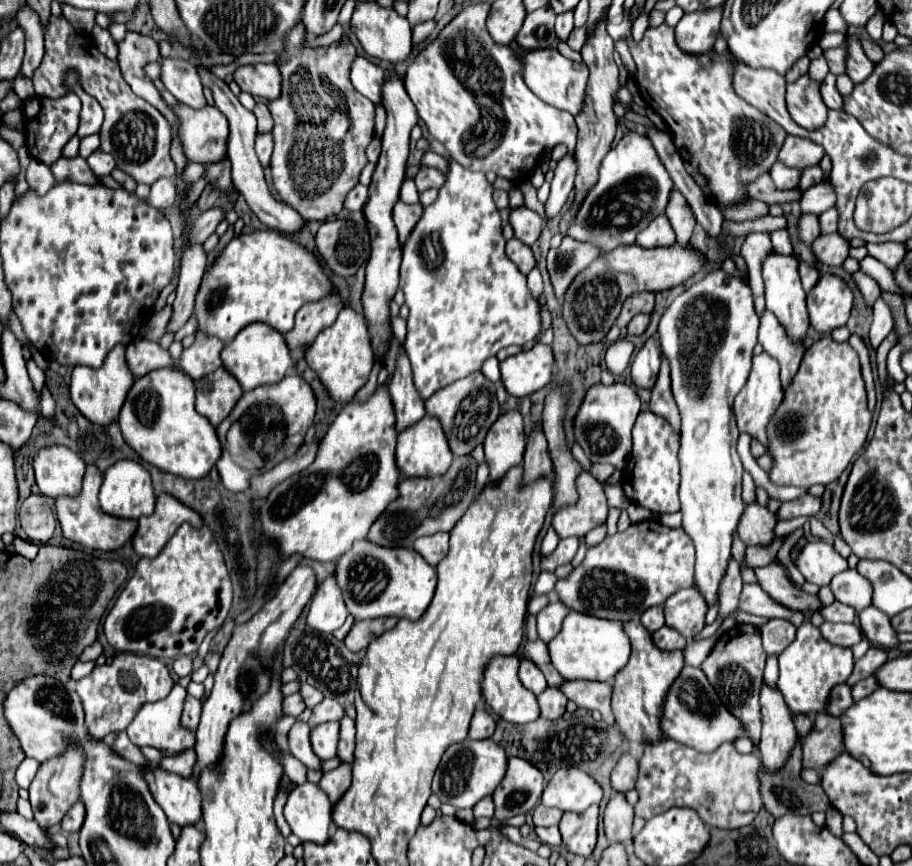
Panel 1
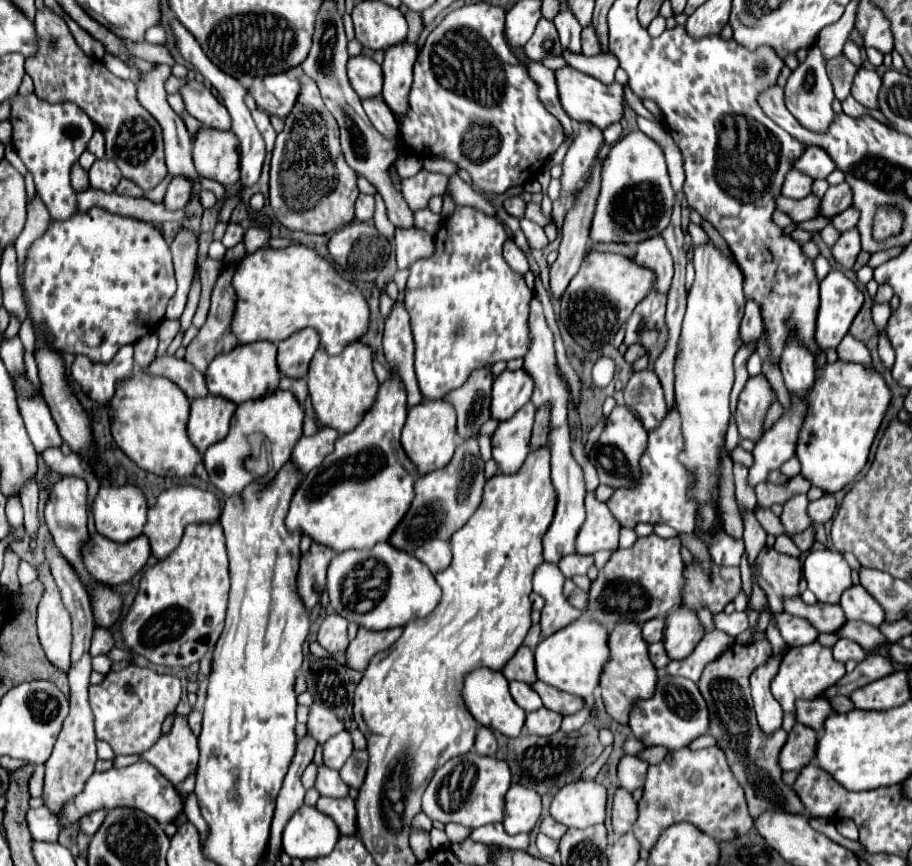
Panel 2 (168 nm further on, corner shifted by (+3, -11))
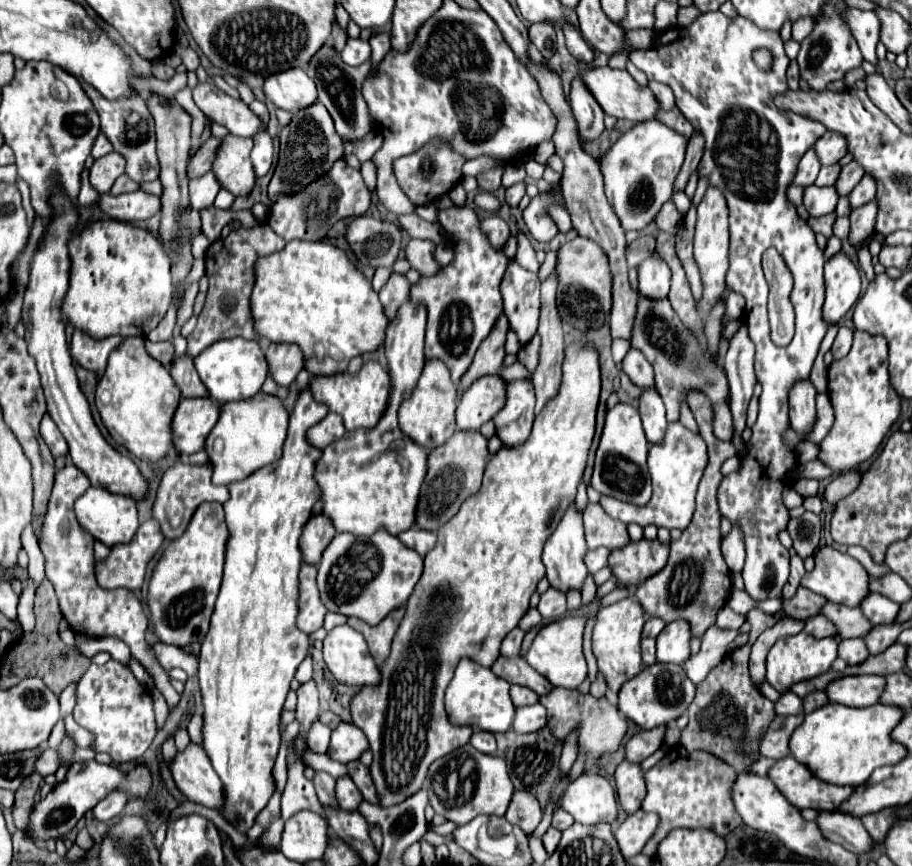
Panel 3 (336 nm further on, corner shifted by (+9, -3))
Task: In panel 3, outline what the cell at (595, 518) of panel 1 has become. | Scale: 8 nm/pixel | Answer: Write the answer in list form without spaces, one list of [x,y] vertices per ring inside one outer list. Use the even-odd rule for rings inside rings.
[[[587,505],[583,513],[583,521],[585,521],[585,537],[589,549],[607,547],[609,551],[615,551],[631,541],[627,533],[627,525],[609,517],[605,509],[599,505]]]

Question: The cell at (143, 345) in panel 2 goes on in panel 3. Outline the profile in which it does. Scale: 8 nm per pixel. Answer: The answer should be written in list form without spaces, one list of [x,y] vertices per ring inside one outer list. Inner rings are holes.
[[[147,341],[147,351],[151,357],[161,361],[163,365],[167,365],[169,361],[175,359],[175,349],[173,349],[171,341],[165,341],[165,343],[149,343]]]

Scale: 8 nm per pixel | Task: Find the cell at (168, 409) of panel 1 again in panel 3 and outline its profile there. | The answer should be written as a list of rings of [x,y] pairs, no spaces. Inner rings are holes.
[[[127,337],[111,355],[107,361],[107,369],[103,377],[97,383],[97,409],[101,413],[101,421],[105,423],[107,431],[111,437],[127,447],[135,457],[147,459],[147,461],[157,461],[167,455],[167,451],[173,447],[171,443],[171,419],[173,413],[179,405],[179,387],[173,383],[173,377],[169,371],[153,359],[147,349],[145,349],[145,339],[143,337]]]

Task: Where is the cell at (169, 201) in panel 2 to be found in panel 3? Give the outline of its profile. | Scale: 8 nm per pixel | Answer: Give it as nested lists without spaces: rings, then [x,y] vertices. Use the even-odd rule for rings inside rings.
[[[209,137],[203,143],[203,147],[197,151],[197,155],[191,157],[191,161],[189,161],[189,179],[211,171],[211,165],[213,165],[213,161],[217,157],[217,149],[221,147],[221,143],[223,141],[217,139],[217,137]]]

